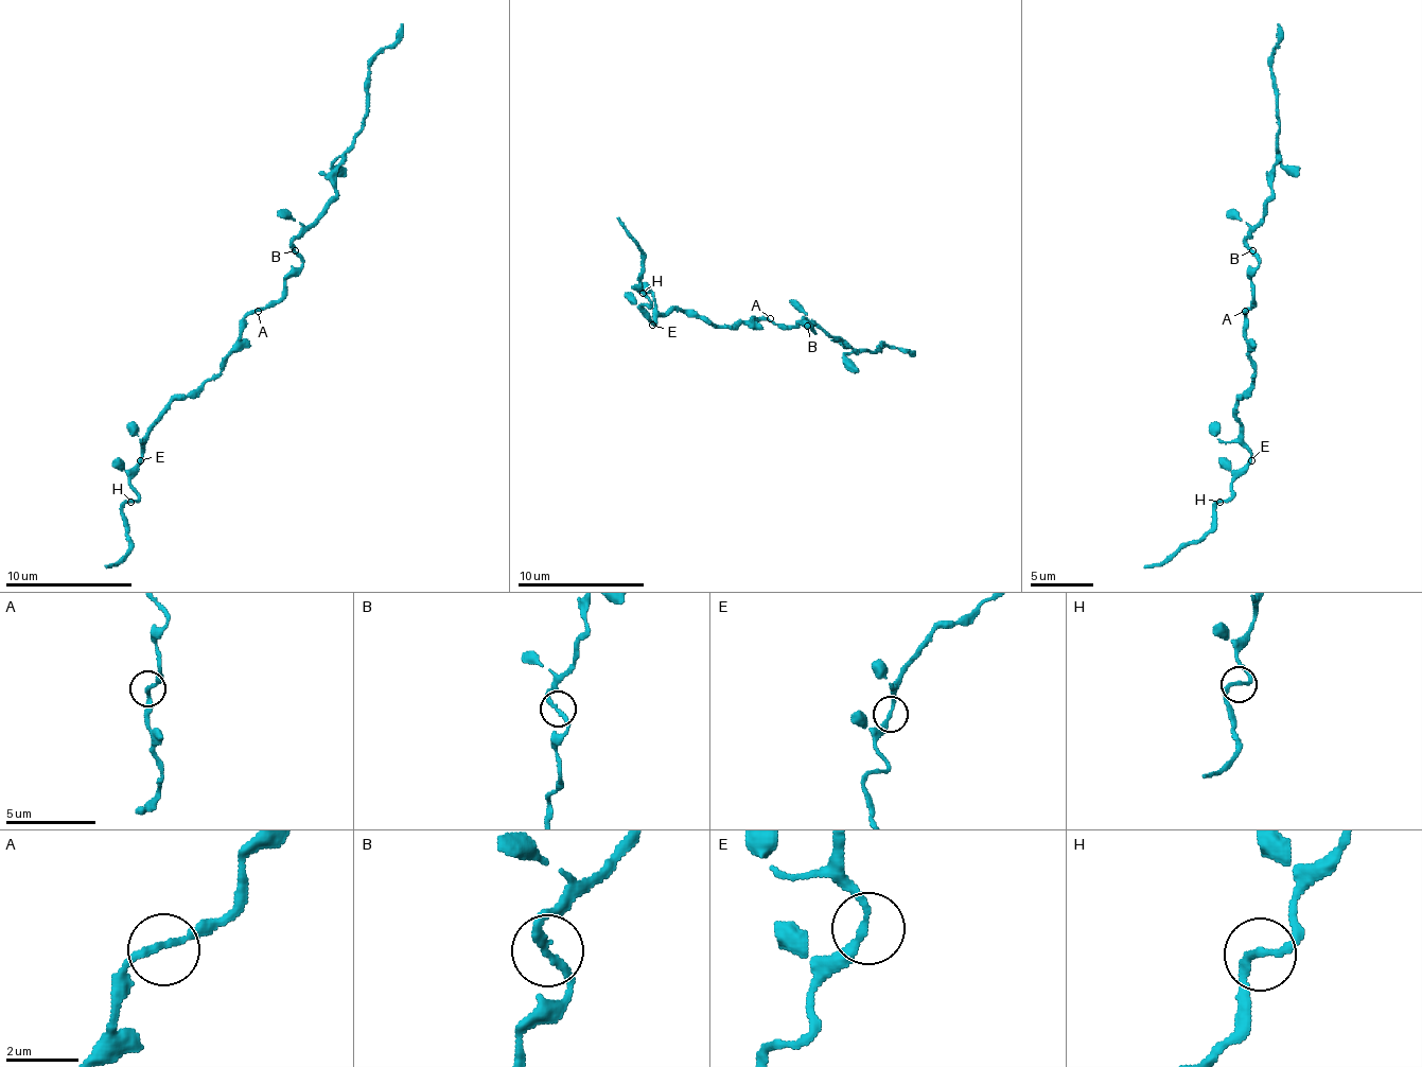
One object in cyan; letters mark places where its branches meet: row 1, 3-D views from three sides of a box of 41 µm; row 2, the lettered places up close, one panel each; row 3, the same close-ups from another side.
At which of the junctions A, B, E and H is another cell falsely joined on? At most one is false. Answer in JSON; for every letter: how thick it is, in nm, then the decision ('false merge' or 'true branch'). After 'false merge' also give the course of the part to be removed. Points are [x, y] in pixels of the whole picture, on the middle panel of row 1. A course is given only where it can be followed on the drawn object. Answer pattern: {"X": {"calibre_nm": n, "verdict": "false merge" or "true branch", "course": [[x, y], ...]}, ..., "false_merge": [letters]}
{"A": {"calibre_nm": 180, "verdict": "true branch"}, "B": {"calibre_nm": 200, "verdict": "true branch"}, "E": {"calibre_nm": 200, "verdict": "true branch"}, "H": {"calibre_nm": 180, "verdict": "true branch"}, "false_merge": []}

